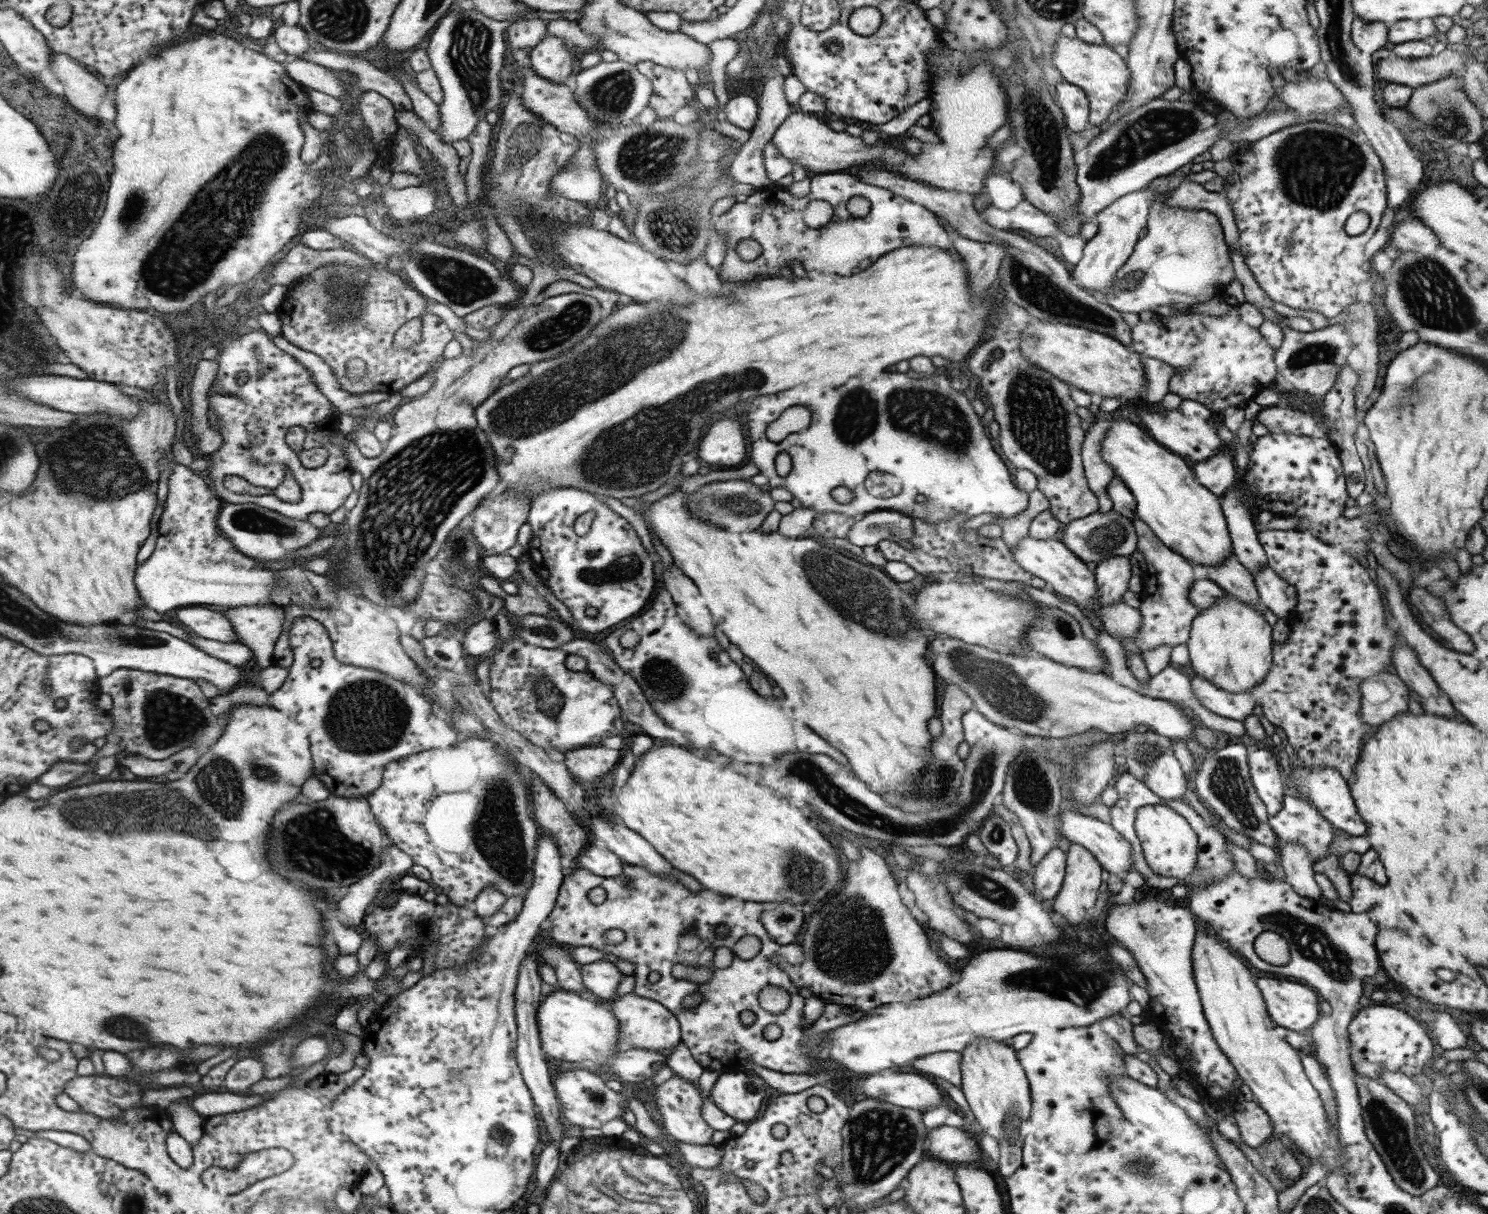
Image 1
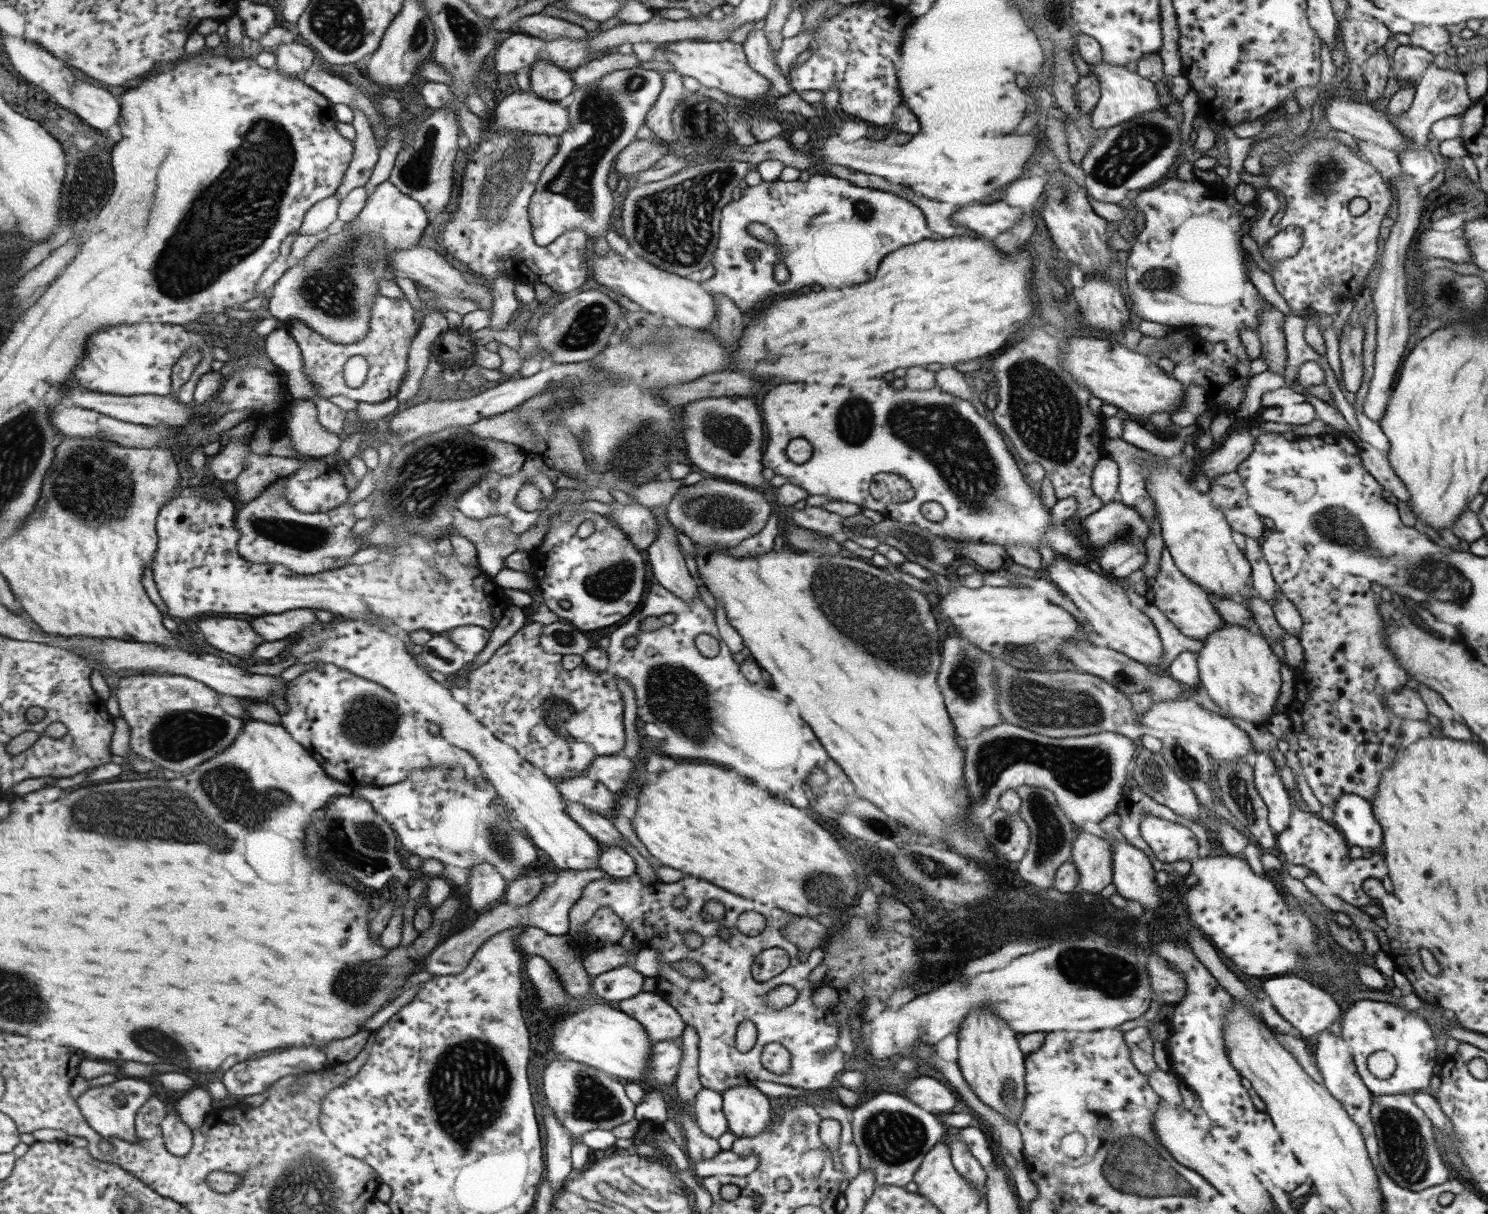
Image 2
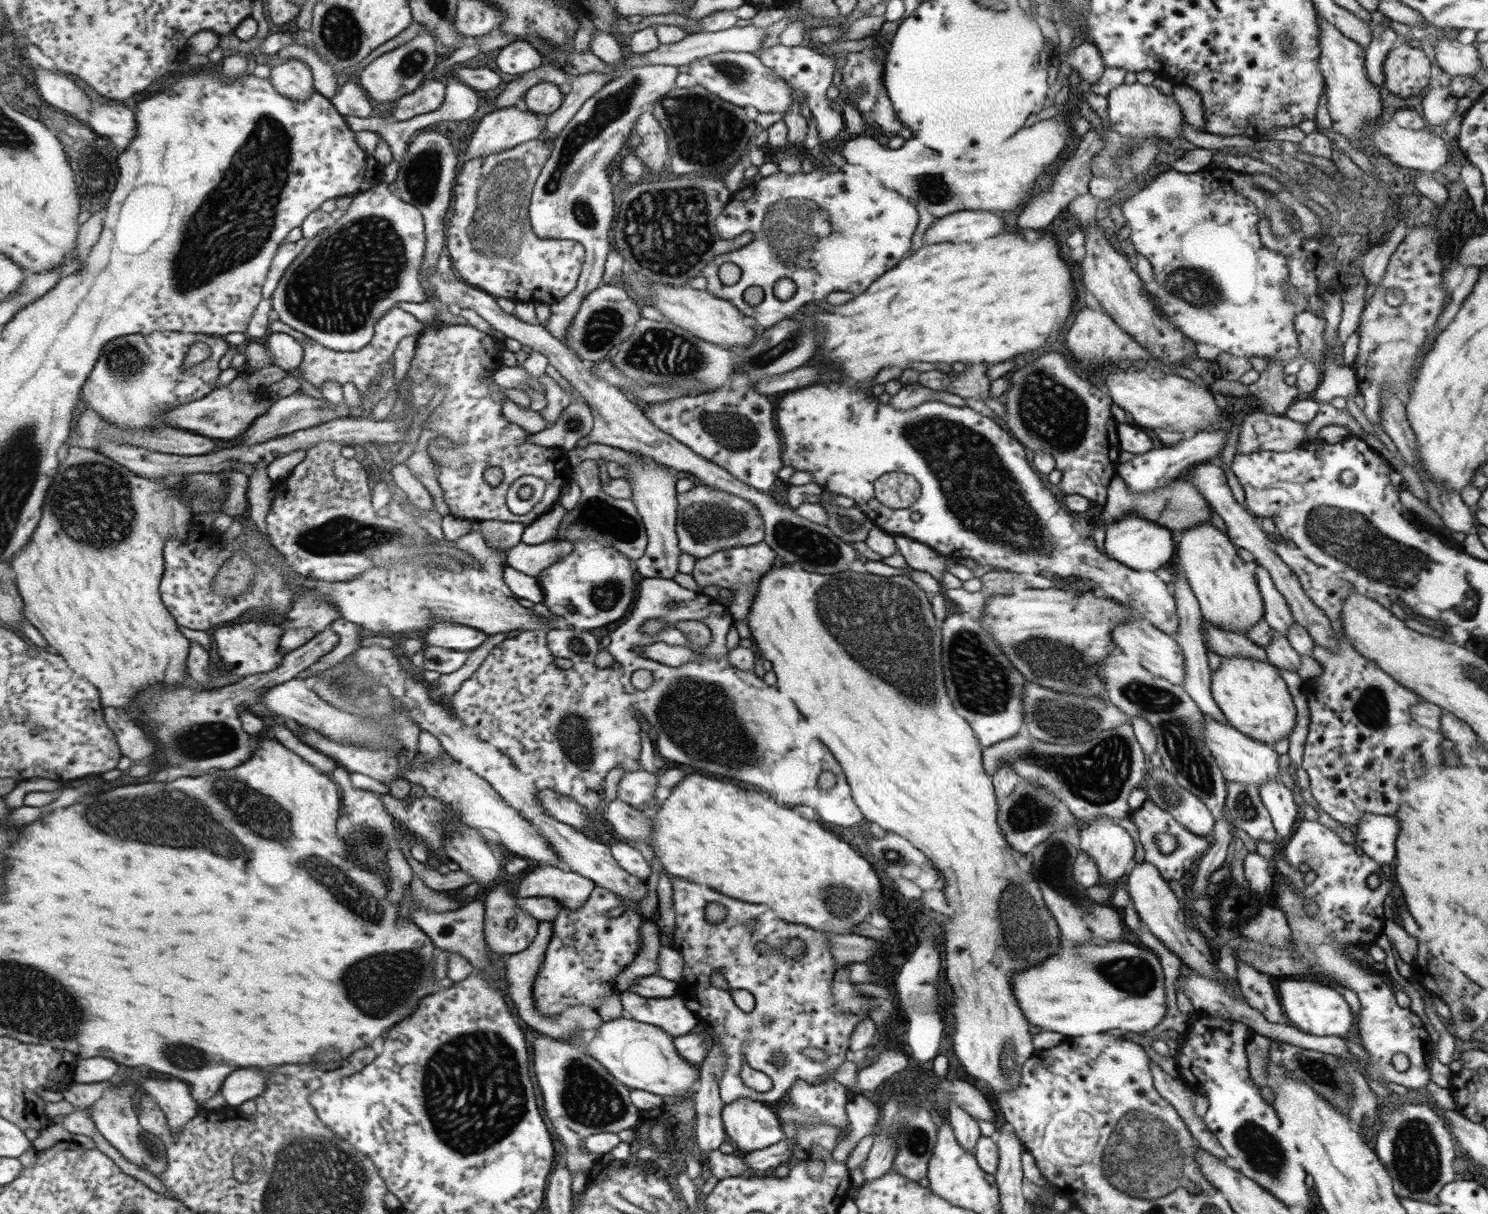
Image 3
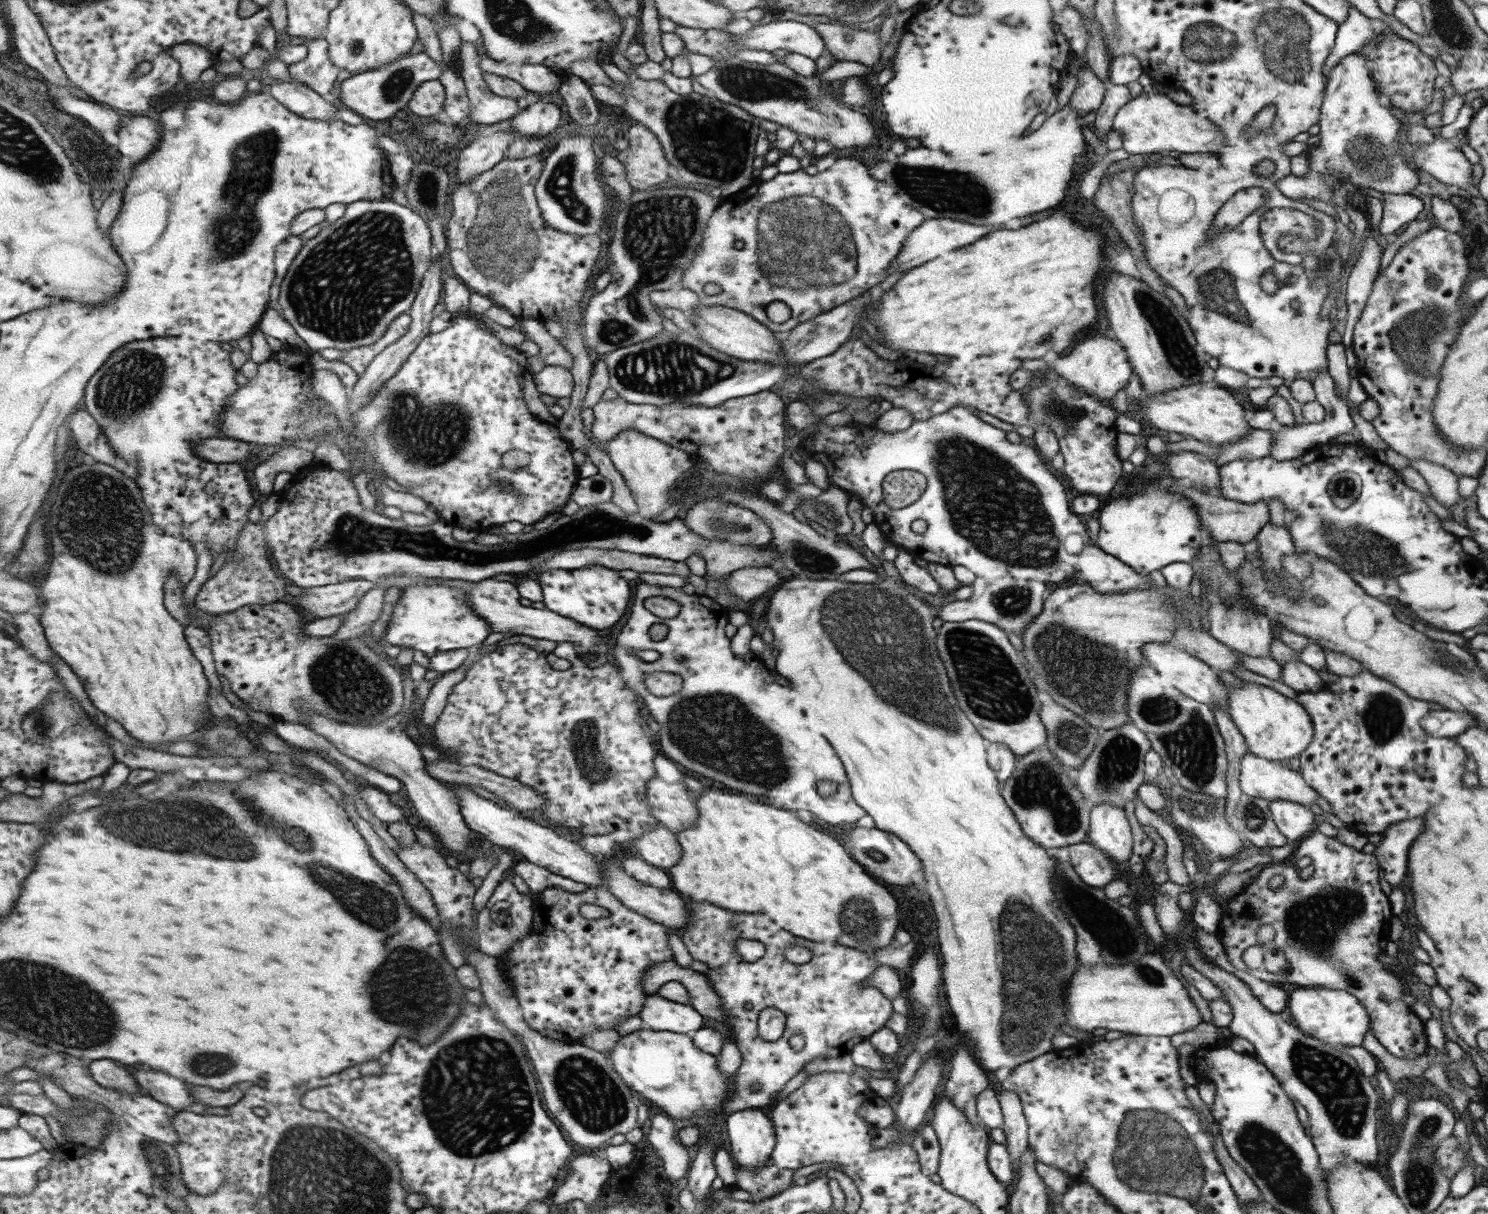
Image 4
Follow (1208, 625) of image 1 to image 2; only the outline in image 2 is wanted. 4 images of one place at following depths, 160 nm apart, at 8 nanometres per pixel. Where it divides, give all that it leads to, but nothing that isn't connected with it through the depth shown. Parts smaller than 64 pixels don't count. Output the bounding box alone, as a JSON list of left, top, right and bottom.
[1197,623,1281,725]

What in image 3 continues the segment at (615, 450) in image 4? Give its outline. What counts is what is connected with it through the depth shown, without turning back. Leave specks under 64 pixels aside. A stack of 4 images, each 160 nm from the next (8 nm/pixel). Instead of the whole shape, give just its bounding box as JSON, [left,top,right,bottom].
[625,454,679,580]

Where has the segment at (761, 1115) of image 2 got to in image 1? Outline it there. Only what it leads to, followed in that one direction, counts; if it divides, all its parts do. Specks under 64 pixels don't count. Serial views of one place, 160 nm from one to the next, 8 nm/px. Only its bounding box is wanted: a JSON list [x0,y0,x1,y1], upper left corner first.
[708,1070,767,1124]

